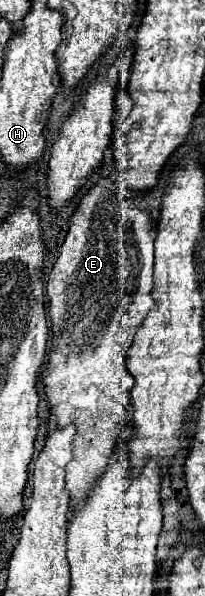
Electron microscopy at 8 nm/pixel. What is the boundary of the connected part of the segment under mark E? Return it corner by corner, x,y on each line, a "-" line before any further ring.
110,176
110,178
102,178
102,182
94,184
80,200
80,204
76,206
74,214
70,216
70,222
68,222
68,234
64,238
64,244
60,248
60,256
48,276
48,284
46,284
46,290
48,290
48,298
50,298
50,306
48,306
48,312
50,312
50,322
52,322
52,346
50,346
50,354
48,354
48,366
46,366
46,372
44,372
44,390
46,390
46,396
48,396
48,406
50,406
50,412
56,416
56,424
58,426
66,426
70,422
76,424
76,436
74,436
74,458
72,462
66,466
66,486
68,486
68,492
70,492
70,506
76,508
80,506
82,498
88,496
88,490
94,486
94,480
102,474
102,470
106,468
108,464
108,458
114,450
114,444
118,442
120,438
120,432
124,428
124,408
126,404
130,402
130,390
134,386
134,378
132,374
126,370
126,358
128,358
128,350
132,346
132,338
134,338
134,332
136,328
142,324
142,320
146,318
146,314
152,310
154,302
150,298
150,292
152,292
152,286
154,286
154,280
152,280
152,266
154,266
154,224
152,224
152,218
148,214
148,210
136,200
136,198
126,198
120,190
118,190
118,184
116,180

